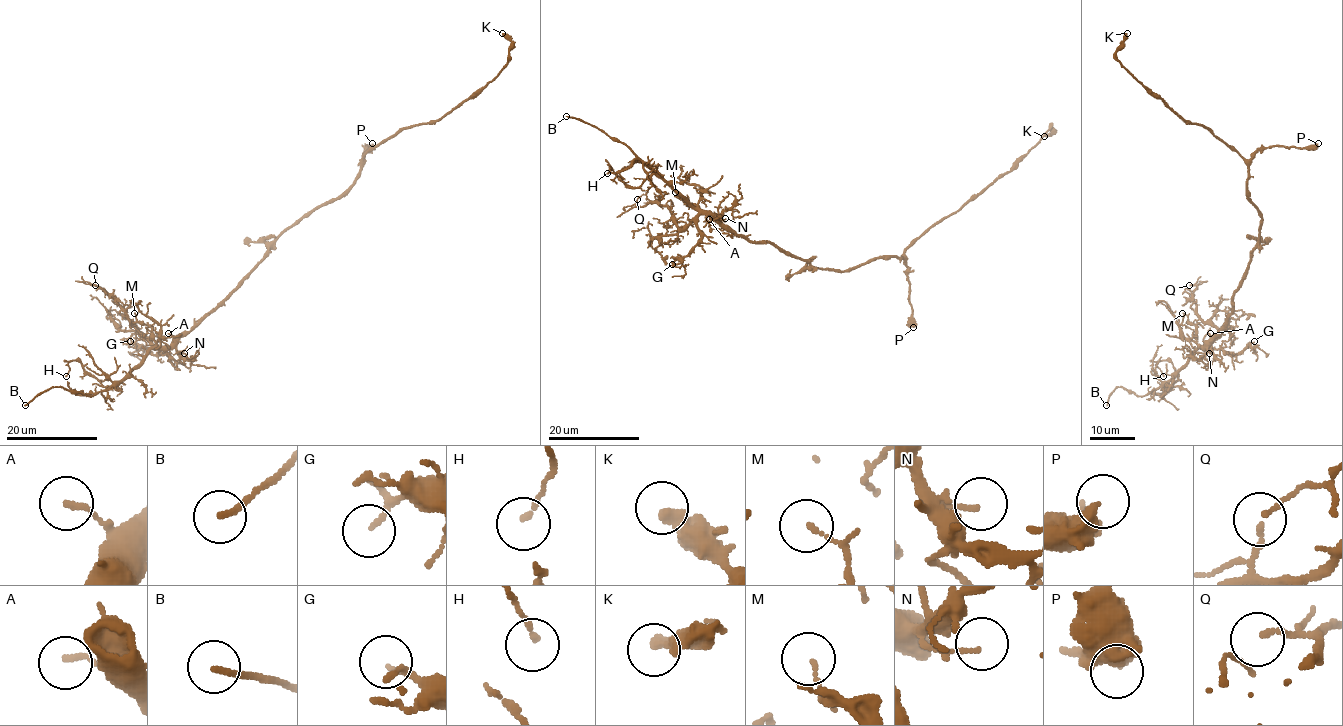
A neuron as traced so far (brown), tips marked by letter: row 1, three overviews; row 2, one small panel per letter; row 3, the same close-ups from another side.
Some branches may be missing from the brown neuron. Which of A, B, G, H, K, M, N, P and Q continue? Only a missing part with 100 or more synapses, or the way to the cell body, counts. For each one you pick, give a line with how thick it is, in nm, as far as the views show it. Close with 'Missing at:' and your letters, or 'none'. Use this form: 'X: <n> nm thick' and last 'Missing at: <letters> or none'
B: 160 nm thick
Missing at: B

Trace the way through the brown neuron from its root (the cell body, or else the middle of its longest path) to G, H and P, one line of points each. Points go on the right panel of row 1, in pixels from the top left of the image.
G: (1259, 232), (1259, 243), (1253, 249), (1246, 276), (1232, 297), (1231, 314), (1205, 349), (1238, 354), (1254, 341)
H: (1259, 232), (1227, 322), (1164, 386), (1170, 387), (1178, 373), (1170, 362), (1159, 361), (1163, 376)
P: (1259, 232), (1261, 215), (1248, 200), (1247, 191), (1251, 158), (1259, 150), (1275, 146), (1309, 148), (1318, 143)

